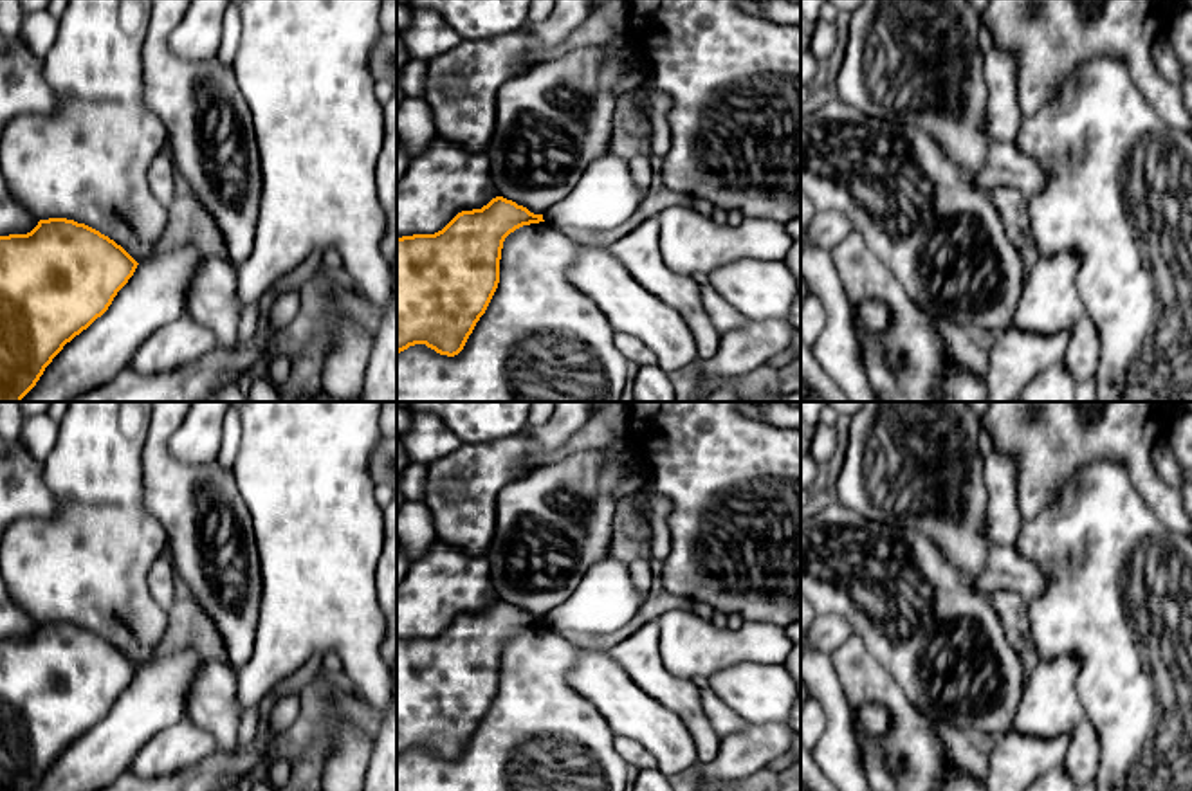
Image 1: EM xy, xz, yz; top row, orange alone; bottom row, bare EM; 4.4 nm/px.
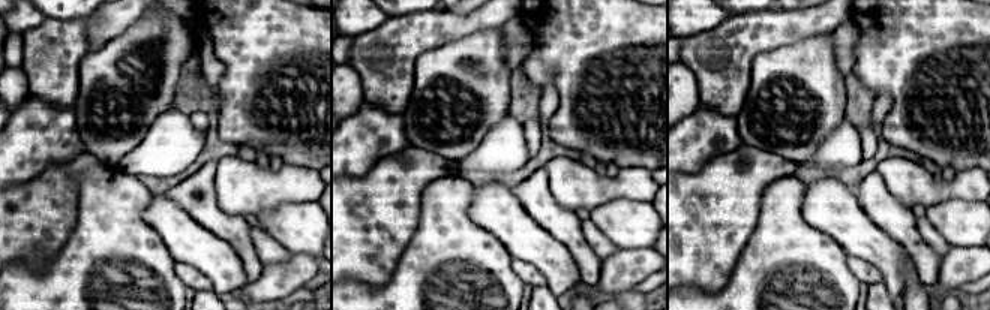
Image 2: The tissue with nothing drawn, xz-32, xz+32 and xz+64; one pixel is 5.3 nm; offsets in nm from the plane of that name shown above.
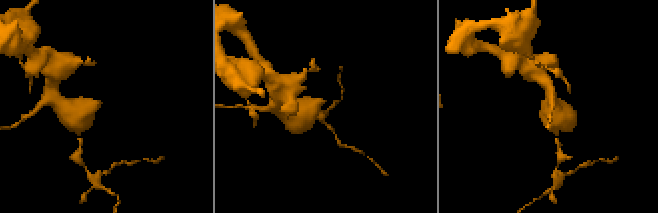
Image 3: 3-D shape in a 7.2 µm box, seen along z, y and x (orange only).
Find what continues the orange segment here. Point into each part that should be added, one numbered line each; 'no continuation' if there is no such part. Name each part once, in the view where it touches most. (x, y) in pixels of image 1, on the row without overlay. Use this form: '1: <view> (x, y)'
no continuation

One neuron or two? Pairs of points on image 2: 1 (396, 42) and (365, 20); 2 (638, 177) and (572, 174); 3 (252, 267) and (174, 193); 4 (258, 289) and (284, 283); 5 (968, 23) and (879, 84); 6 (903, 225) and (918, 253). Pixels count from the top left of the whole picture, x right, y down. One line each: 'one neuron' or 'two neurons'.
1: two neurons
2: one neuron
3: one neuron
4: one neuron
5: one neuron
6: one neuron

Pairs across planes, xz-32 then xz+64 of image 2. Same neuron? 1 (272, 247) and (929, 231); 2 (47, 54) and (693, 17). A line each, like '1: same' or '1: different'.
1: same
2: different

